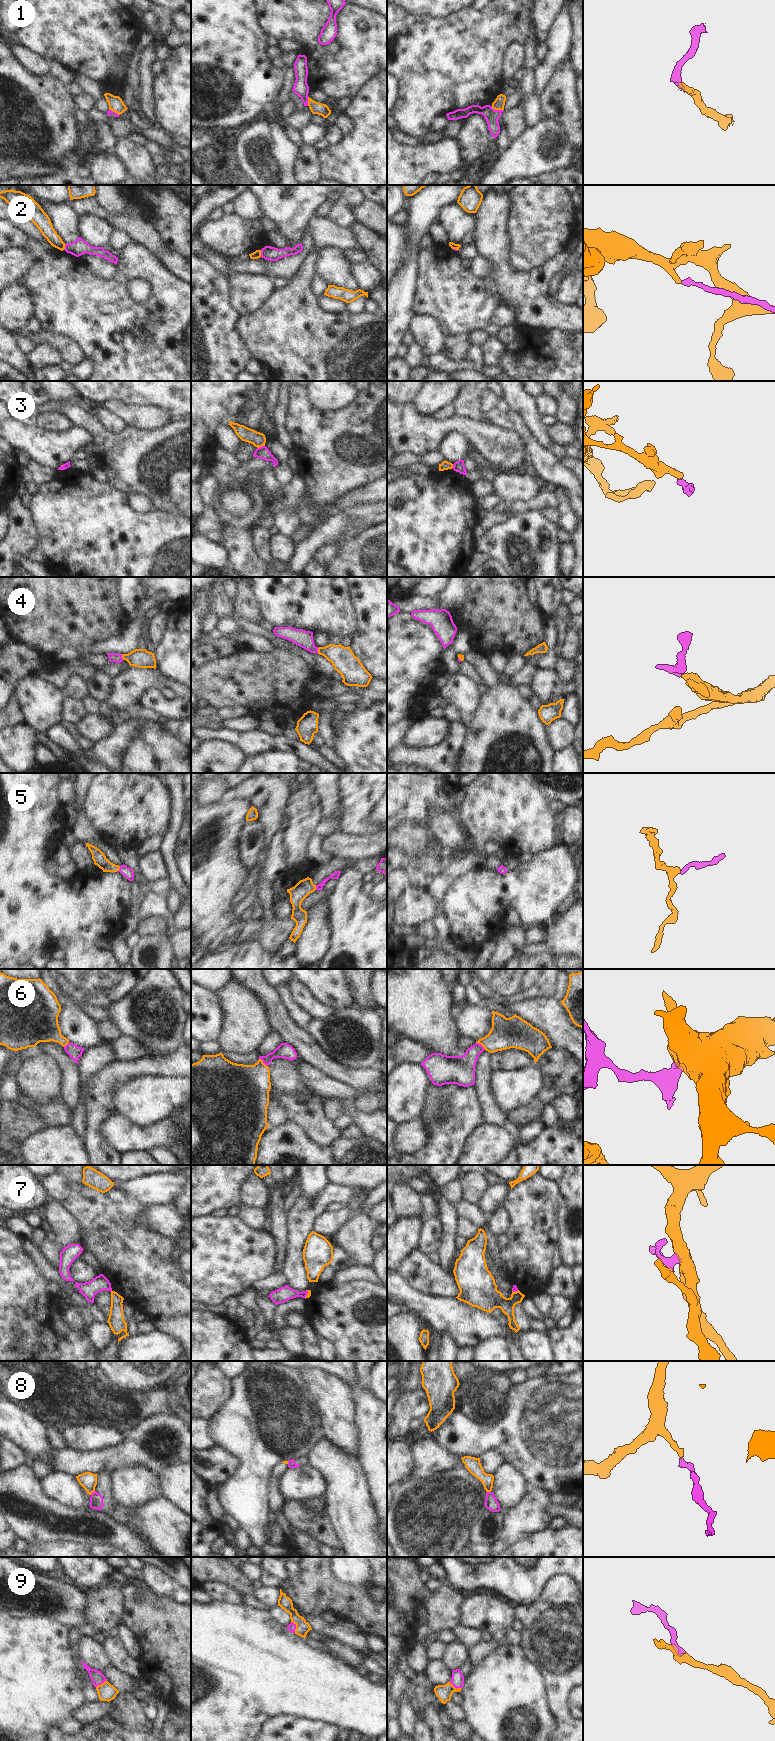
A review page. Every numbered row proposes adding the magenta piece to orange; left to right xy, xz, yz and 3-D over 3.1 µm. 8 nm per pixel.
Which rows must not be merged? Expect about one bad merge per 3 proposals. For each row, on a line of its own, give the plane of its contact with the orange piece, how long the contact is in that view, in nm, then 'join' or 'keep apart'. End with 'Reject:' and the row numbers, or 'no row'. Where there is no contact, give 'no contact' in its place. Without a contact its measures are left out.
1: yz | 110 nm | keep apart
2: xz | 60 nm | keep apart
3: xz | 70 nm | keep apart
4: xy | 50 nm | join
5: xy | 40 nm | join
6: yz | 100 nm | keep apart
7: xz | 70 nm | keep apart
8: xy | 50 nm | keep apart
9: xz | 100 nm | join
Reject: 1, 2, 3, 6, 7, 8

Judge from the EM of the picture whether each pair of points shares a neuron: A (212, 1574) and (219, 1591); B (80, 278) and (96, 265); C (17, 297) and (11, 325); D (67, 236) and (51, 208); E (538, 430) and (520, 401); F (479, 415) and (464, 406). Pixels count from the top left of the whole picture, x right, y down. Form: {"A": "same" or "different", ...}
{"A": "different", "B": "different", "C": "same", "D": "same", "E": "same", "F": "same"}

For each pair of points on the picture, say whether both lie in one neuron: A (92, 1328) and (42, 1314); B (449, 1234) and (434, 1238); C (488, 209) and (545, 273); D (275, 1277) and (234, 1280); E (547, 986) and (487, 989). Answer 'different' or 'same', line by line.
A: different
B: different
C: same
D: different
E: same

